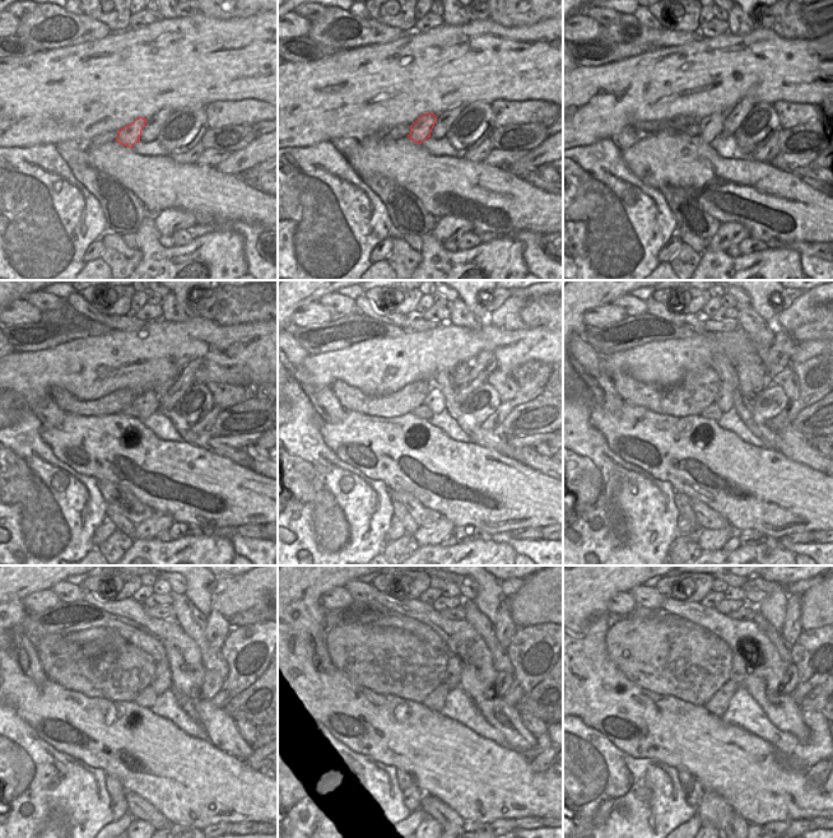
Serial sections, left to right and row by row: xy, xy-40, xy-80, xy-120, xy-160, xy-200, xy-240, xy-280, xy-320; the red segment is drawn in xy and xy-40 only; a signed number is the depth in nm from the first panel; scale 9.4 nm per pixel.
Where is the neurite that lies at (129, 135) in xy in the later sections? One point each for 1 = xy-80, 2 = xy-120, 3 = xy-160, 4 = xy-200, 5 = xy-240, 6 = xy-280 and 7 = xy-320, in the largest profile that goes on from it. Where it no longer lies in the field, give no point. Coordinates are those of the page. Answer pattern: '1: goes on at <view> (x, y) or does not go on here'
1: goes on at xy-80 (711, 126)
2: goes on at xy-120 (148, 403)
3: goes on at xy-160 (434, 400)
4: goes on at xy-200 (724, 400)
5: goes on at xy-240 (162, 681)
6: goes on at xy-280 (452, 679)
7: goes on at xy-320 (739, 673)

